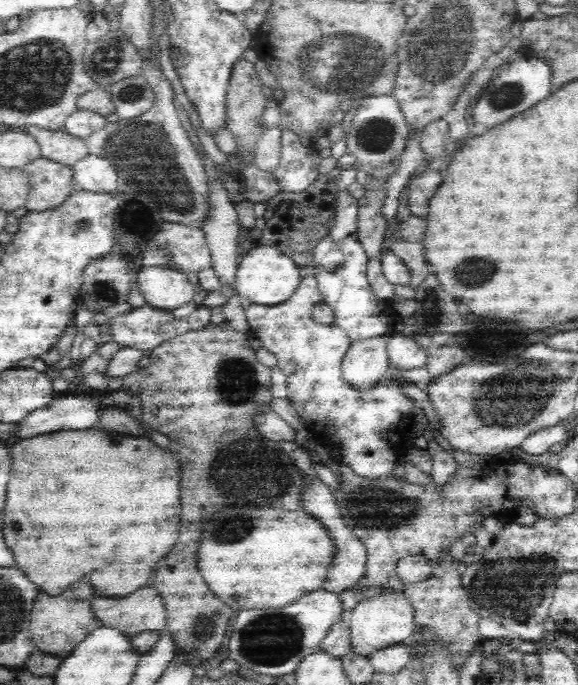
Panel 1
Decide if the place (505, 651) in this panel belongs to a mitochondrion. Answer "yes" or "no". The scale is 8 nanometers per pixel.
no

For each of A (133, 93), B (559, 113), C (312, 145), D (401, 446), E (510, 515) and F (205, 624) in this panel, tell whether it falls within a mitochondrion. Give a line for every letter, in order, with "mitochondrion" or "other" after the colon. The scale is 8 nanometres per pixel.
A: mitochondrion
B: other
C: other
D: other
E: other
F: mitochondrion

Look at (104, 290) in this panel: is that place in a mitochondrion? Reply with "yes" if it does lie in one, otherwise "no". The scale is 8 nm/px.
yes

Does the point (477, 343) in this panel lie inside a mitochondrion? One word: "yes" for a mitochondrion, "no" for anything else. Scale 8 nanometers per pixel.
no

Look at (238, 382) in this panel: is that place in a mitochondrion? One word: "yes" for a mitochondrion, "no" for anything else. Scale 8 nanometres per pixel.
yes

